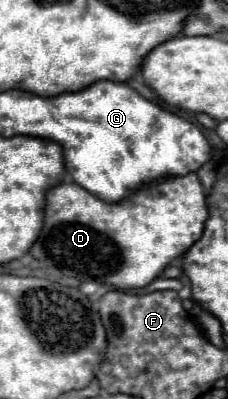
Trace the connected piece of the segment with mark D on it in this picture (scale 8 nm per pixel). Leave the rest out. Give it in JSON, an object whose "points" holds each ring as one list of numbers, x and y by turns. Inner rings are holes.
{"points":[[195,173,163,177,139,187,119,203,107,203,77,183,59,183,45,193,45,219,31,255,79,281,93,279,119,289,149,285,201,235,207,221,205,193],[121,241,121,267,119,243]]}

